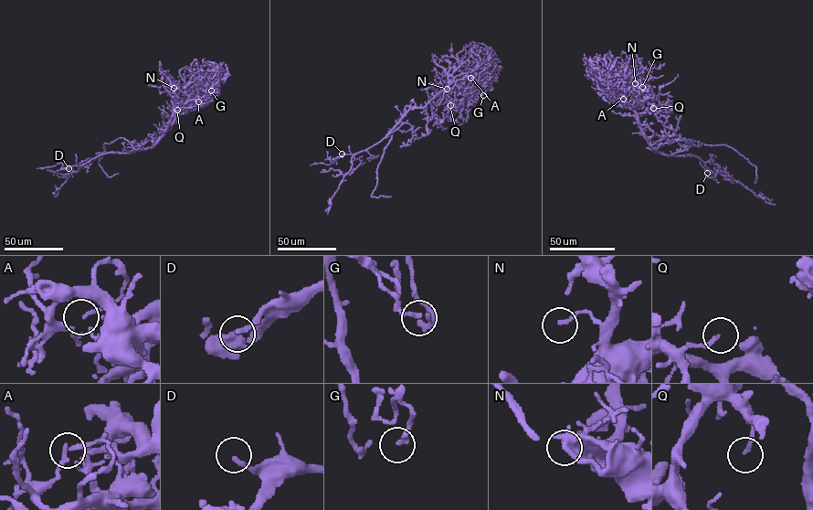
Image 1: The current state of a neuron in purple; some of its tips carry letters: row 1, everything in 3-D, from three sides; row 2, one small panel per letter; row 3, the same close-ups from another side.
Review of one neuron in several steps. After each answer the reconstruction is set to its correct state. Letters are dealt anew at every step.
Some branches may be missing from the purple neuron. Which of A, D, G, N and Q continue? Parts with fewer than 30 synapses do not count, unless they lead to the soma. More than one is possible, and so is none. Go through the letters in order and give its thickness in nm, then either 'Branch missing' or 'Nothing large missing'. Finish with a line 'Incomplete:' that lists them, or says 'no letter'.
A: Thickness 100 nm. Nothing large missing
D: Thickness 150 nm. Branch missing
G: Thickness 180 nm. Nothing large missing
N: Thickness 140 nm. Nothing large missing
Q: Thickness 150 nm. Nothing large missing
Incomplete: D

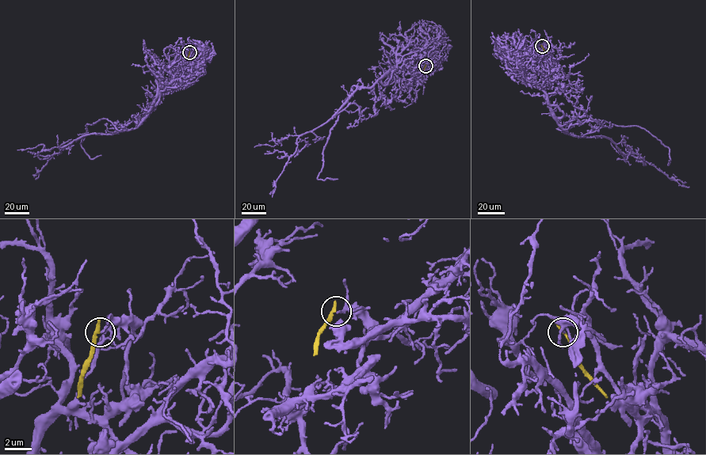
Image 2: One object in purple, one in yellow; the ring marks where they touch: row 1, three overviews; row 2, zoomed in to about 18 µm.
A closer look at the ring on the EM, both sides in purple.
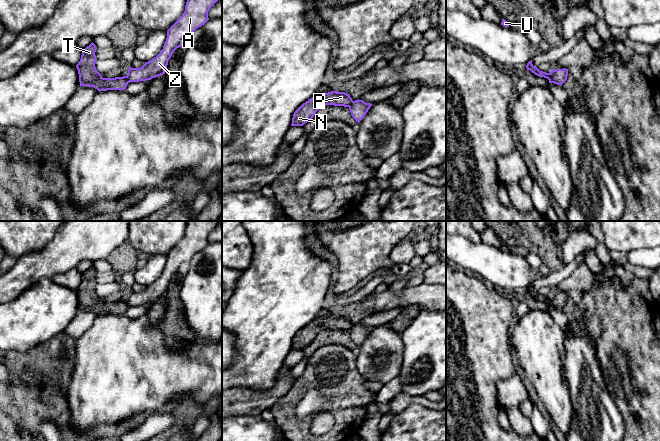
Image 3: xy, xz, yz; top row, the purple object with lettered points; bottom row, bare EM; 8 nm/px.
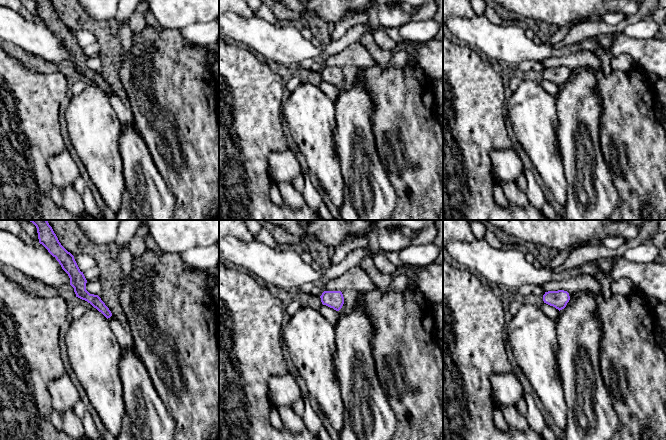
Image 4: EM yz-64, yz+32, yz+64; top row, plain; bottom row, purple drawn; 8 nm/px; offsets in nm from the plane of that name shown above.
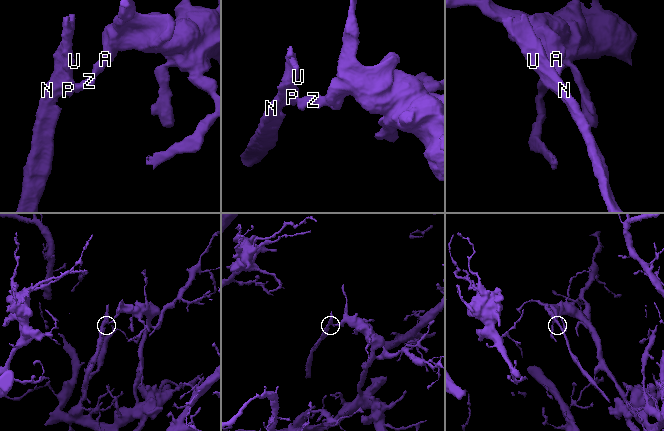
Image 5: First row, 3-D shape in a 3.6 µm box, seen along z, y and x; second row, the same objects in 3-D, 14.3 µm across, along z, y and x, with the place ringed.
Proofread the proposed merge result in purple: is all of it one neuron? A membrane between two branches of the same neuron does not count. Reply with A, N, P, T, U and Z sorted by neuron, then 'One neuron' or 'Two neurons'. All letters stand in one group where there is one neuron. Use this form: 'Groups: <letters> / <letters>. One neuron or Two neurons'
Groups: A Z / N P T U. Two neurons

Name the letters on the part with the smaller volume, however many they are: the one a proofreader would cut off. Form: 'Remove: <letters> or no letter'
Remove: N, P, T, U

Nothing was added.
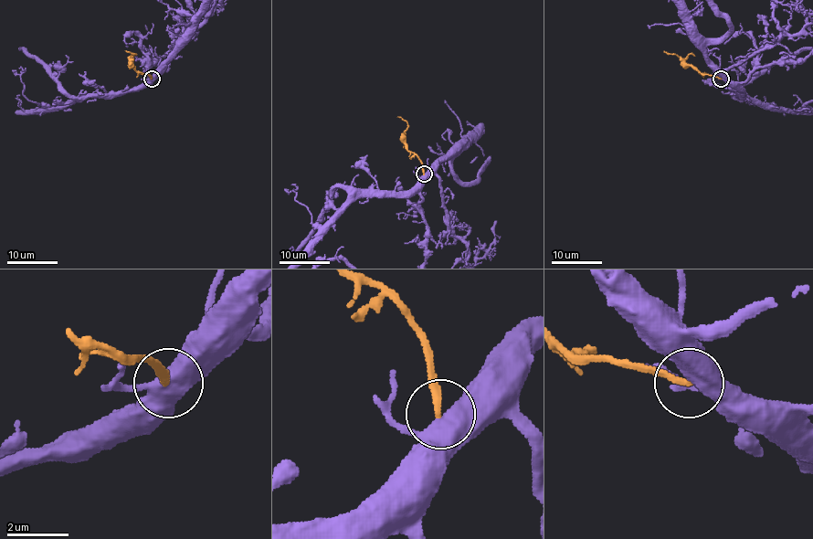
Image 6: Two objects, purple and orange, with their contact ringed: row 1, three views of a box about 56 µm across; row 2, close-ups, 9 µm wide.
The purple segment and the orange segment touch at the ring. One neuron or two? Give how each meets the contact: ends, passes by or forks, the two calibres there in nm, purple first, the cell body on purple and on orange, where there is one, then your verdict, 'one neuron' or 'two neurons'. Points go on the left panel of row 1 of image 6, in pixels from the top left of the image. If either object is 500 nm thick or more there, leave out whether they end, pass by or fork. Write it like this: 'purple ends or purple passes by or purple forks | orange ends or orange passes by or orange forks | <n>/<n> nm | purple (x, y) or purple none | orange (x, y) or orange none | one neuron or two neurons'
purple forks | orange ends | 420/220 nm | purple none | orange none | one neuron

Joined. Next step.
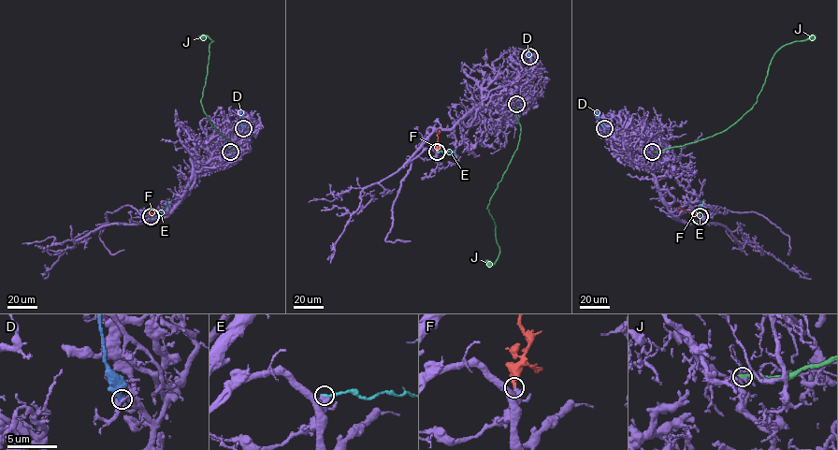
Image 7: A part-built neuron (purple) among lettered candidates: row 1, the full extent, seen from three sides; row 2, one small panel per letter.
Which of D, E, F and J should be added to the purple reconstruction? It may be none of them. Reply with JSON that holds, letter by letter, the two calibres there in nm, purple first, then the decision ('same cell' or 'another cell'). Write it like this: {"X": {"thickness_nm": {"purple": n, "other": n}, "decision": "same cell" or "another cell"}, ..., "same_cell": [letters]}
{"D": {"thickness_nm": {"purple": 150, "other": 440}, "decision": "another cell"}, "E": {"thickness_nm": {"purple": 440, "other": 280}, "decision": "another cell"}, "F": {"thickness_nm": {"purple": 300, "other": 240}, "decision": "same cell"}, "J": {"thickness_nm": {"purple": 260, "other": 320}, "decision": "another cell"}, "same_cell": ["F"]}

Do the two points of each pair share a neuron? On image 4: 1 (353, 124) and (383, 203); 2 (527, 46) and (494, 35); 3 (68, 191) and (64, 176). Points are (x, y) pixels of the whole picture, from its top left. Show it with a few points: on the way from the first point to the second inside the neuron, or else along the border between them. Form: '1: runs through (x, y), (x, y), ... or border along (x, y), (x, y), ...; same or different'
1: runs through (355, 144), (361, 168), (369, 176), (371, 183); same
2: runs through (519, 46), (510, 46), (502, 43); same
3: border along (71, 184), (65, 185), (60, 189); different

